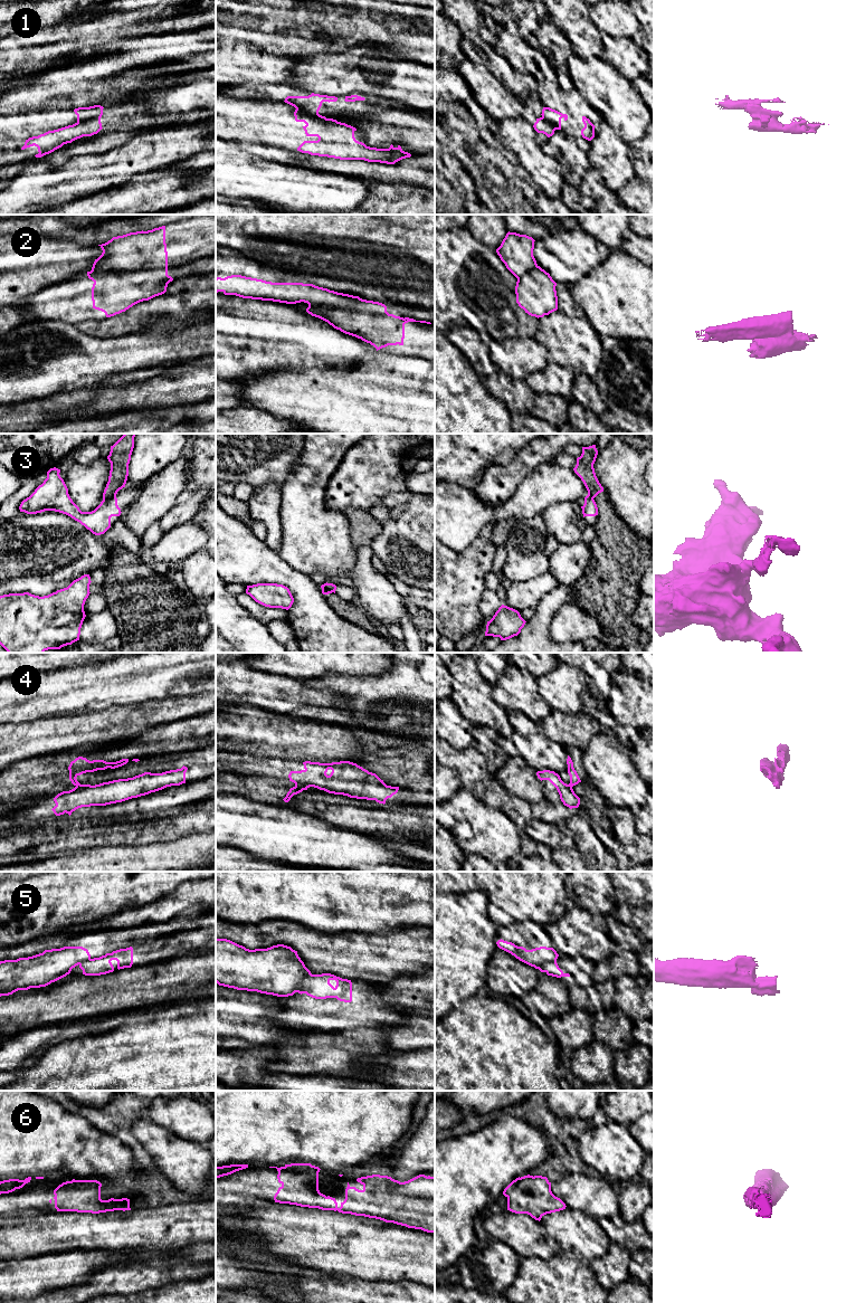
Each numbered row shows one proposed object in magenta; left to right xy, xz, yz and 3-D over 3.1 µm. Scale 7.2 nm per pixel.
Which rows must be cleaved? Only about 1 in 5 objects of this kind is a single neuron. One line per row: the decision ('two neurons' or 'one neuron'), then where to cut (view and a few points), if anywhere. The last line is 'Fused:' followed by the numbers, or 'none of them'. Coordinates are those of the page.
1: two neurons; cut xy (100, 117), (77, 123)
2: two neurons; cut xy (167, 266), (134, 270), (92, 270)
3: two neurons; cut xy (115, 495), (103, 498)
4: two neurons; cut xz (295, 785), (302, 790)
5: two neurons; cut xz (311, 973), (302, 981), (296, 991)
6: one neuron; cut none
Fused: 1, 2, 3, 4, 5

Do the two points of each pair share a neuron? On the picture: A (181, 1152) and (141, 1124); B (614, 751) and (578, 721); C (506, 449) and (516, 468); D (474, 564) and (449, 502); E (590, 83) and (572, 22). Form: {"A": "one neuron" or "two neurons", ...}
{"A": "one neuron", "B": "two neurons", "C": "two neurons", "D": "two neurons", "E": "two neurons"}

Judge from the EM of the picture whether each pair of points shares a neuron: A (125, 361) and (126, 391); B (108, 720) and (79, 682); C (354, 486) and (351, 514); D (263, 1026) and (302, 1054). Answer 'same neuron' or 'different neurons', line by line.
A: different neurons
B: different neurons
C: different neurons
D: different neurons

